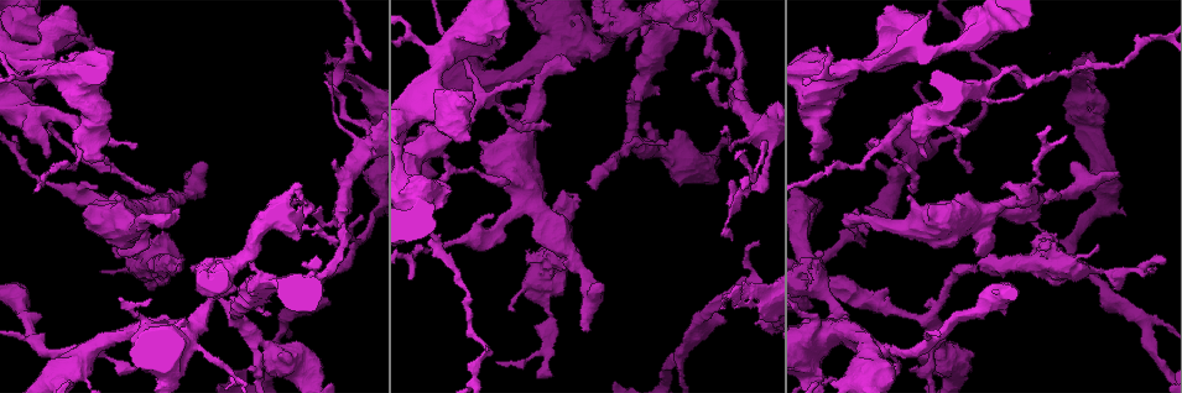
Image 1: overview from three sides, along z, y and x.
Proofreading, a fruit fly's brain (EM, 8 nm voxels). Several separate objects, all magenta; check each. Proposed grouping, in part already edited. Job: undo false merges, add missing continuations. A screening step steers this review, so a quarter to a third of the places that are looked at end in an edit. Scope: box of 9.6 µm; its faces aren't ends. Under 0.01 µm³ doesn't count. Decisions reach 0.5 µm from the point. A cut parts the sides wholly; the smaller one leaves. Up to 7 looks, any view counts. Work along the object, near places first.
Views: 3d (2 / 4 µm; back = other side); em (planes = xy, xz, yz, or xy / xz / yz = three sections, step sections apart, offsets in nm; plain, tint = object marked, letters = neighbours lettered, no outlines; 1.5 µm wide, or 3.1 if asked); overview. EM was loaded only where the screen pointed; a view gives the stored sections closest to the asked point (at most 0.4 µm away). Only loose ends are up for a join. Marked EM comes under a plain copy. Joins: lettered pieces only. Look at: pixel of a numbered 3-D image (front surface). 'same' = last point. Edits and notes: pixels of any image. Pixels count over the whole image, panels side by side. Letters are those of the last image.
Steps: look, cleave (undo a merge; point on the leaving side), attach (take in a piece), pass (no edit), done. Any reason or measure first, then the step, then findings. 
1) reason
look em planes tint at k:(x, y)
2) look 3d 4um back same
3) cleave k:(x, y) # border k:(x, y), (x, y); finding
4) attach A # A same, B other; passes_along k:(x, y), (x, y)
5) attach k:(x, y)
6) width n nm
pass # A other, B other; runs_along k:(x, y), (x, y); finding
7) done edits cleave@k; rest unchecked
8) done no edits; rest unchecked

branch stops here
look em xz step 8 letters at 1:(134, 367)

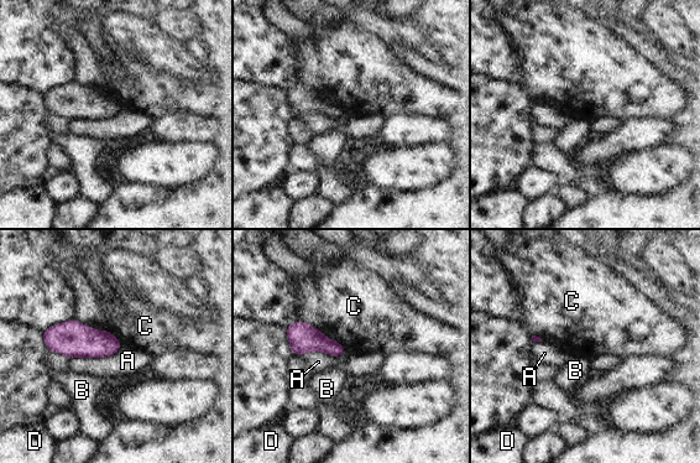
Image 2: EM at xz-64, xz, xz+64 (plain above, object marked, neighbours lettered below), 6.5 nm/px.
longest_contact C 380 nm
pass # A other, B other, C other, D other; none of them fits

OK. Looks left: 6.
a narrow waist
look em xz step 8 letters at 1:(203, 353)

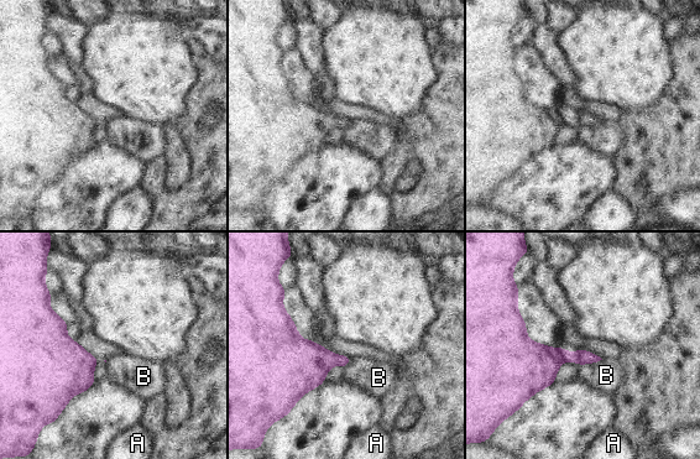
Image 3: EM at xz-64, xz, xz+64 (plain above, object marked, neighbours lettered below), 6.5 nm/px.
longest_contact B 160 nm
pass # A other, B other; one neuron here

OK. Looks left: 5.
an open end
look 3d 2um at 1:(915, 190)

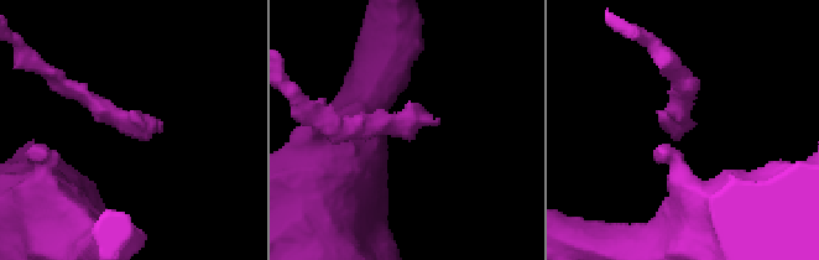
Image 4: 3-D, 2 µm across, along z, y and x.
now the EM
look em planes letters at 4:(676, 130)

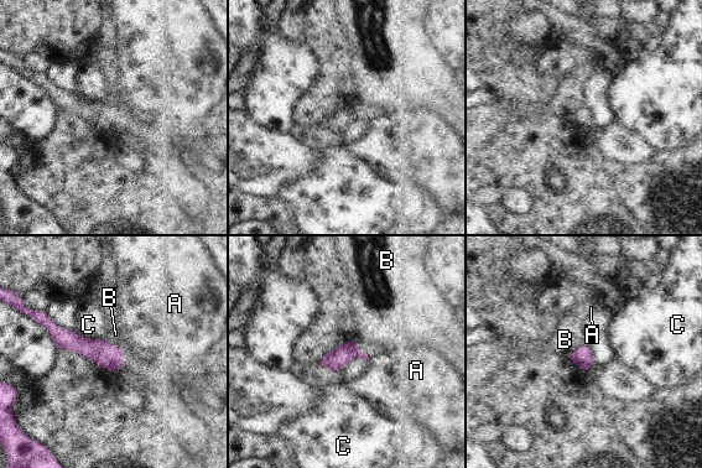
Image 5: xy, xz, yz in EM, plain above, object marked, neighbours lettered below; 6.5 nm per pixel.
pass # A other, B other, C other; runs_along 5:(46, 323), (63, 339), (120, 360); no lettered piece goes on from it

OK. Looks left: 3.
done no edits; rest unchecked

